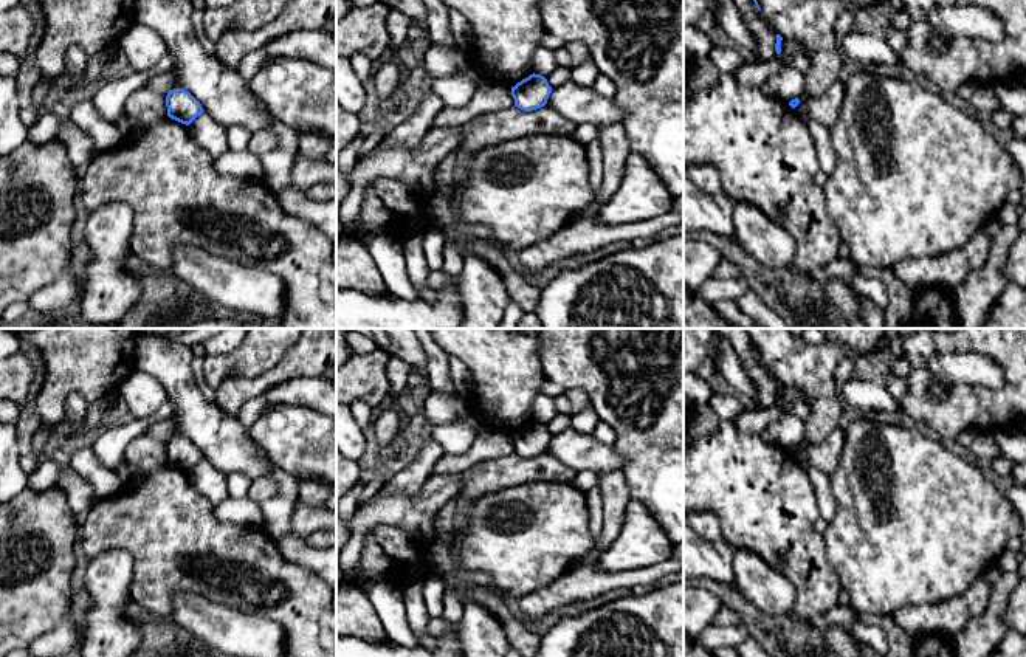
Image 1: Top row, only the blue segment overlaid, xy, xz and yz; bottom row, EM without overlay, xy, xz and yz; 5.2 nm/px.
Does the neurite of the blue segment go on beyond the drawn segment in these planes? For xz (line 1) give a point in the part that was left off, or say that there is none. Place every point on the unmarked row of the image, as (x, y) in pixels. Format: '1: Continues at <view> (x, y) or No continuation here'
1: No continuation here

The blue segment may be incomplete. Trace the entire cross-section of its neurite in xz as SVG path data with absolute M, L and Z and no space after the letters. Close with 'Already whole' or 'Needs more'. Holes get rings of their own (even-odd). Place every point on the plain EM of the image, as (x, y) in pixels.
M535 420L511 434L515 454L524 459L544 454L550 440L552 434L549 432L547 426Z. Already whole

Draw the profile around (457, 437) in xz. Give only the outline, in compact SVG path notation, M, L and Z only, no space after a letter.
M467 421L434 425L431 439L443 446L446 454L467 452L477 437L476 429Z

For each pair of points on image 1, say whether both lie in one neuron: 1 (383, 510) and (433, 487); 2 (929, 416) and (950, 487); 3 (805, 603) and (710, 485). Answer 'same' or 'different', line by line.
1: same
2: different
3: same

